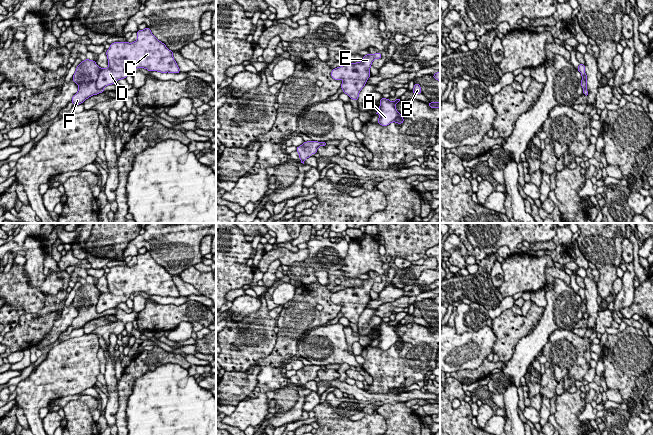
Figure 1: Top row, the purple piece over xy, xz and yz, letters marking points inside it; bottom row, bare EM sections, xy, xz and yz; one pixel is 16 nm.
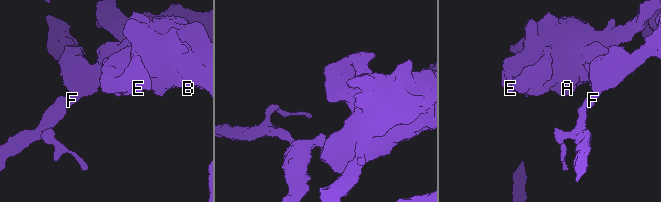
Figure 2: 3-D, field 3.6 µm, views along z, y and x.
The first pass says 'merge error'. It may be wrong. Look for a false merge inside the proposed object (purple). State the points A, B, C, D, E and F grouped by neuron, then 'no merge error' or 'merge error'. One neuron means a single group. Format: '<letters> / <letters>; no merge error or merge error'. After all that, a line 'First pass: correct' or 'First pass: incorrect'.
A B C D E / F; merge error
First pass: correct

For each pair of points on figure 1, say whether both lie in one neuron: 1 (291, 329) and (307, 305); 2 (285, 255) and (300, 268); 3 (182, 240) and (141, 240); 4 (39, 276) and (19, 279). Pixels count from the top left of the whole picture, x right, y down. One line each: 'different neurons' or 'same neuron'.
1: same neuron
2: different neurons
3: same neuron
4: different neurons

